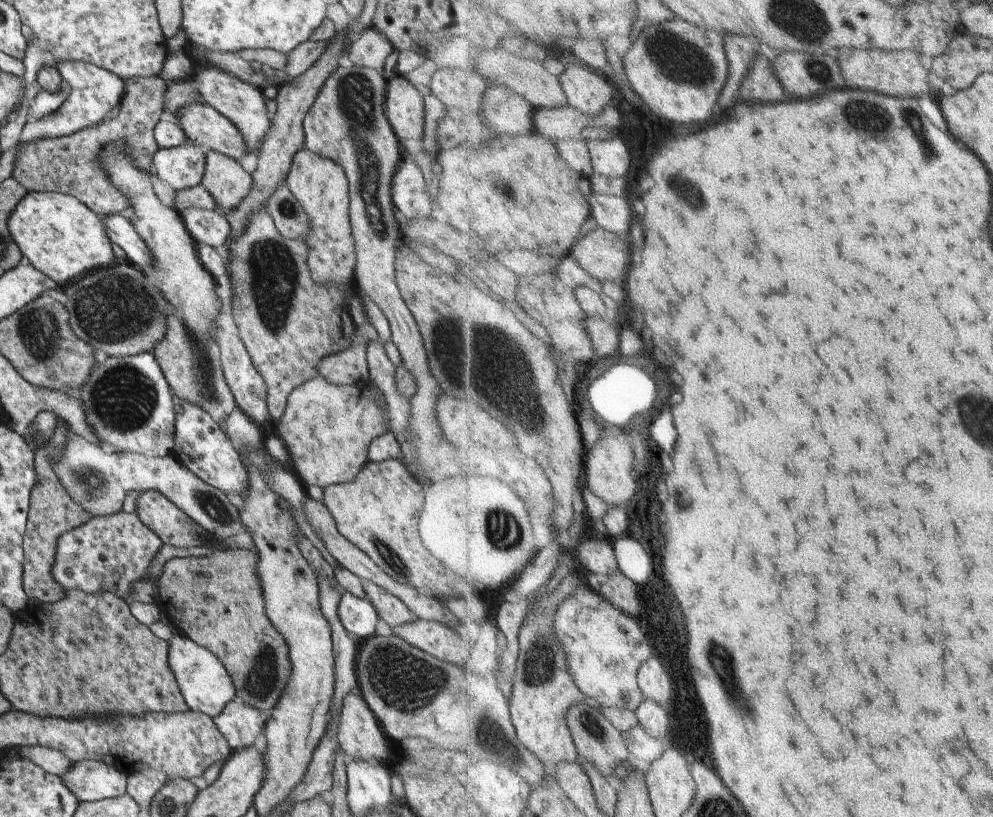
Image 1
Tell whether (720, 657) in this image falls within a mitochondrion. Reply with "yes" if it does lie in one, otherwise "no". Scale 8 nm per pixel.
yes

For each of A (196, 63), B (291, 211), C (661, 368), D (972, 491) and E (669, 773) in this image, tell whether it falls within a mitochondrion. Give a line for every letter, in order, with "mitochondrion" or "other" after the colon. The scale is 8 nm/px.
A: other
B: mitochondrion
C: other
D: other
E: other

